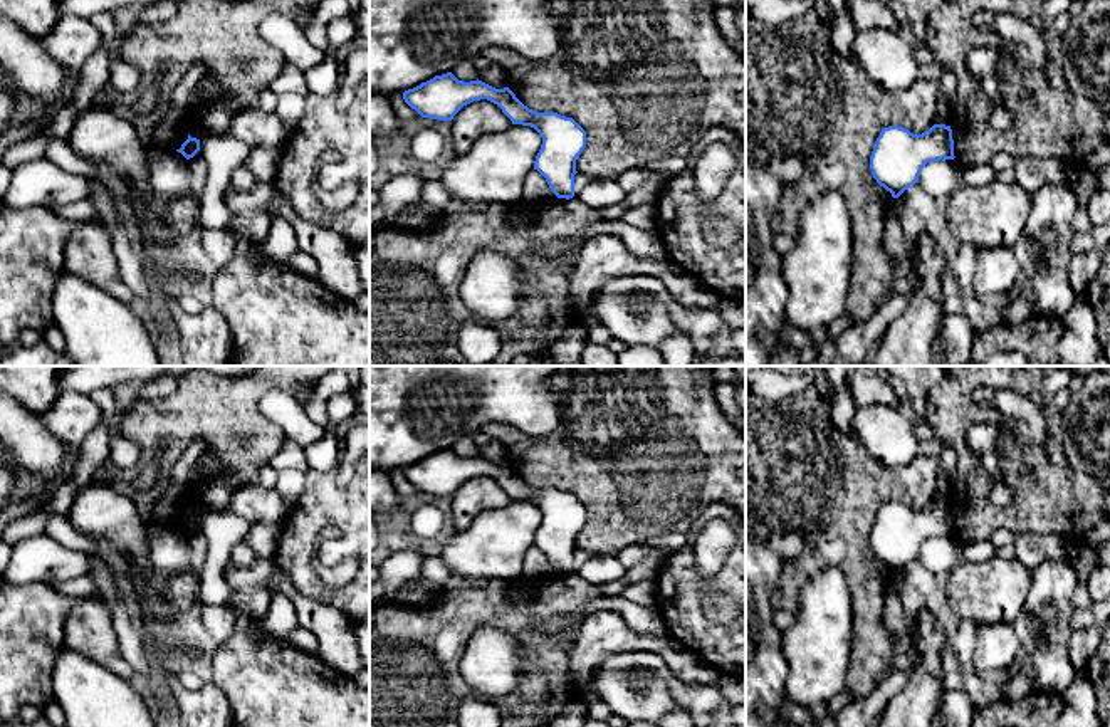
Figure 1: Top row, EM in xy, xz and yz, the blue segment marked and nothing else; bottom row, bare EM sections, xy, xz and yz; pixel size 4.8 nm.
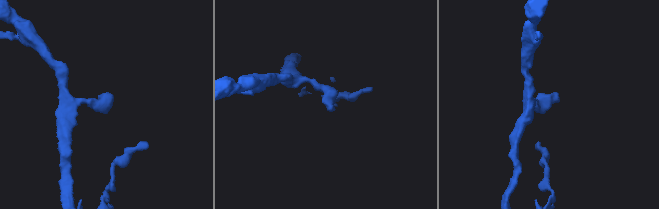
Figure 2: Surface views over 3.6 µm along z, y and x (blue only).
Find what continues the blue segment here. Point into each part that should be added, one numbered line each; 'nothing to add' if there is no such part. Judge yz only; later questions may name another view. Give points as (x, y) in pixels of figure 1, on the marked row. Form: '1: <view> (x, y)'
nothing to add

